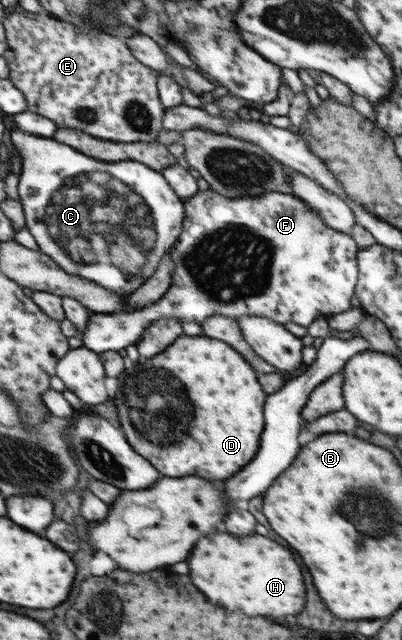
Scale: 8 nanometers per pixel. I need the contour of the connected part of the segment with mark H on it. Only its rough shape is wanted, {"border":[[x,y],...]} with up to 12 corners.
{"border":[[209,533],[191,581],[223,609],[295,615],[299,567],[257,533]]}

